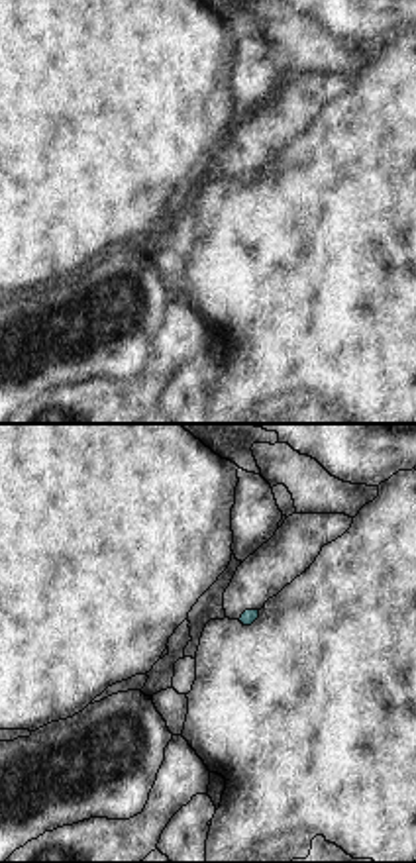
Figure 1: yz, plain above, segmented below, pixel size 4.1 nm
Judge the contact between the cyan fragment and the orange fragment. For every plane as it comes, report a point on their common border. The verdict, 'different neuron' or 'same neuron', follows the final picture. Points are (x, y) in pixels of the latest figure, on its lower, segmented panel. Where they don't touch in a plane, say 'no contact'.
no contact

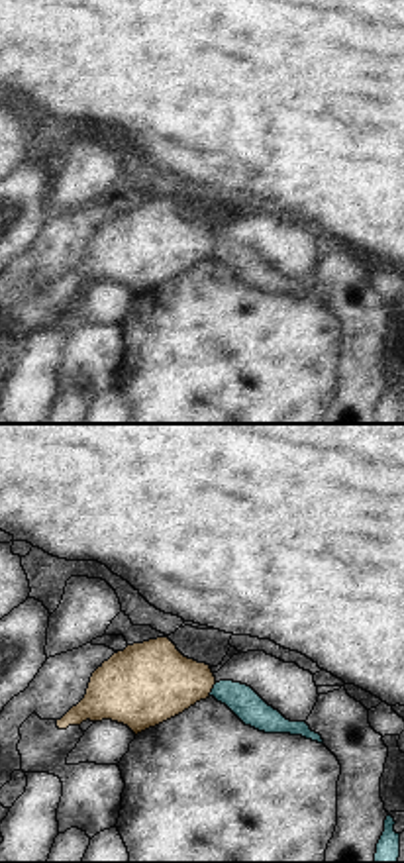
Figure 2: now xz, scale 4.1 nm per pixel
(212, 689)

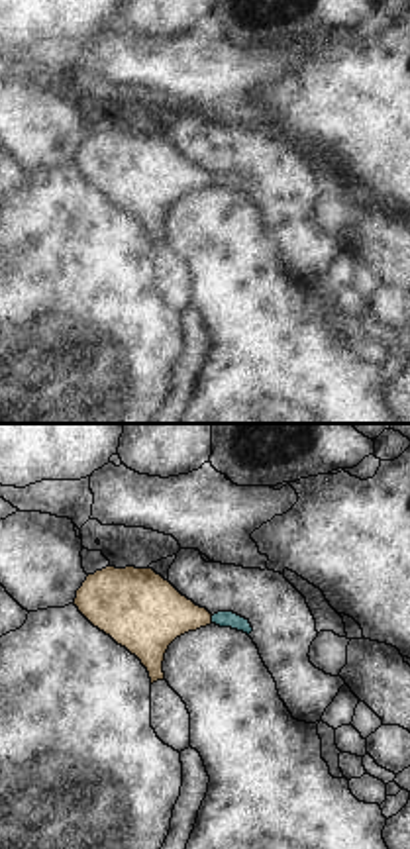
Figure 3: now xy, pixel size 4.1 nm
(212, 620)

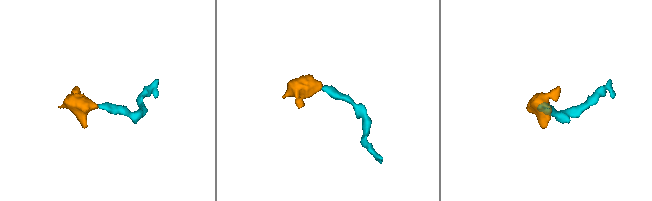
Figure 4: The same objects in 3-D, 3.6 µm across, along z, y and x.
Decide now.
same neuron

